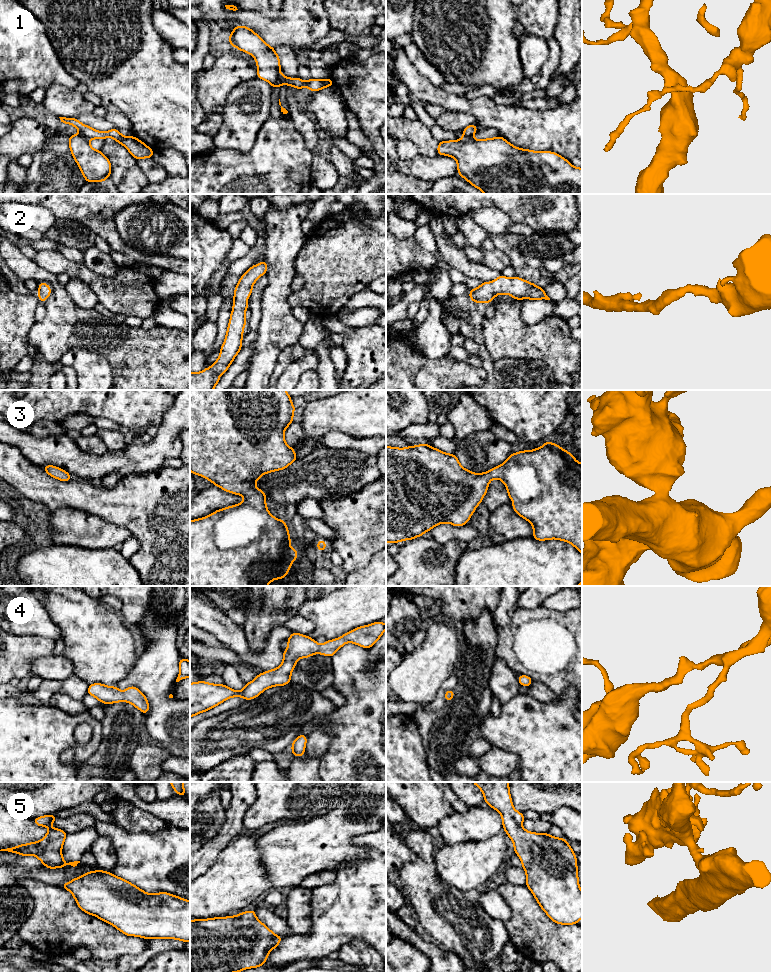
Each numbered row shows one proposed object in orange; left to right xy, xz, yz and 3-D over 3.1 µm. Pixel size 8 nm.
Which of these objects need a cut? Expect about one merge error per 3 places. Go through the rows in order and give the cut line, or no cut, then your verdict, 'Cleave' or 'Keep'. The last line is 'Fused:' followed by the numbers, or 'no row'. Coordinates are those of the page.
1: Split along xy (80, 132), (88, 139). Cleave
2: No split. Keep
3: No split. Keep
4: No split. Keep
5: No split. Keep
Fused: 1

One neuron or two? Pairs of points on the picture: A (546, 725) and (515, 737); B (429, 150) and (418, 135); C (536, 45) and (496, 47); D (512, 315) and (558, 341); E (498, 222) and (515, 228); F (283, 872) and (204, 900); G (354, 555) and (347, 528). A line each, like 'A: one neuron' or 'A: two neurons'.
A: one neuron
B: one neuron
C: two neurons
D: one neuron
E: two neurons
F: two neurons
G: one neuron

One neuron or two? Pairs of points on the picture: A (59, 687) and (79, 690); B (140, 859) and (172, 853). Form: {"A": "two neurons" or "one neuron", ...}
{"A": "one neuron", "B": "one neuron"}

